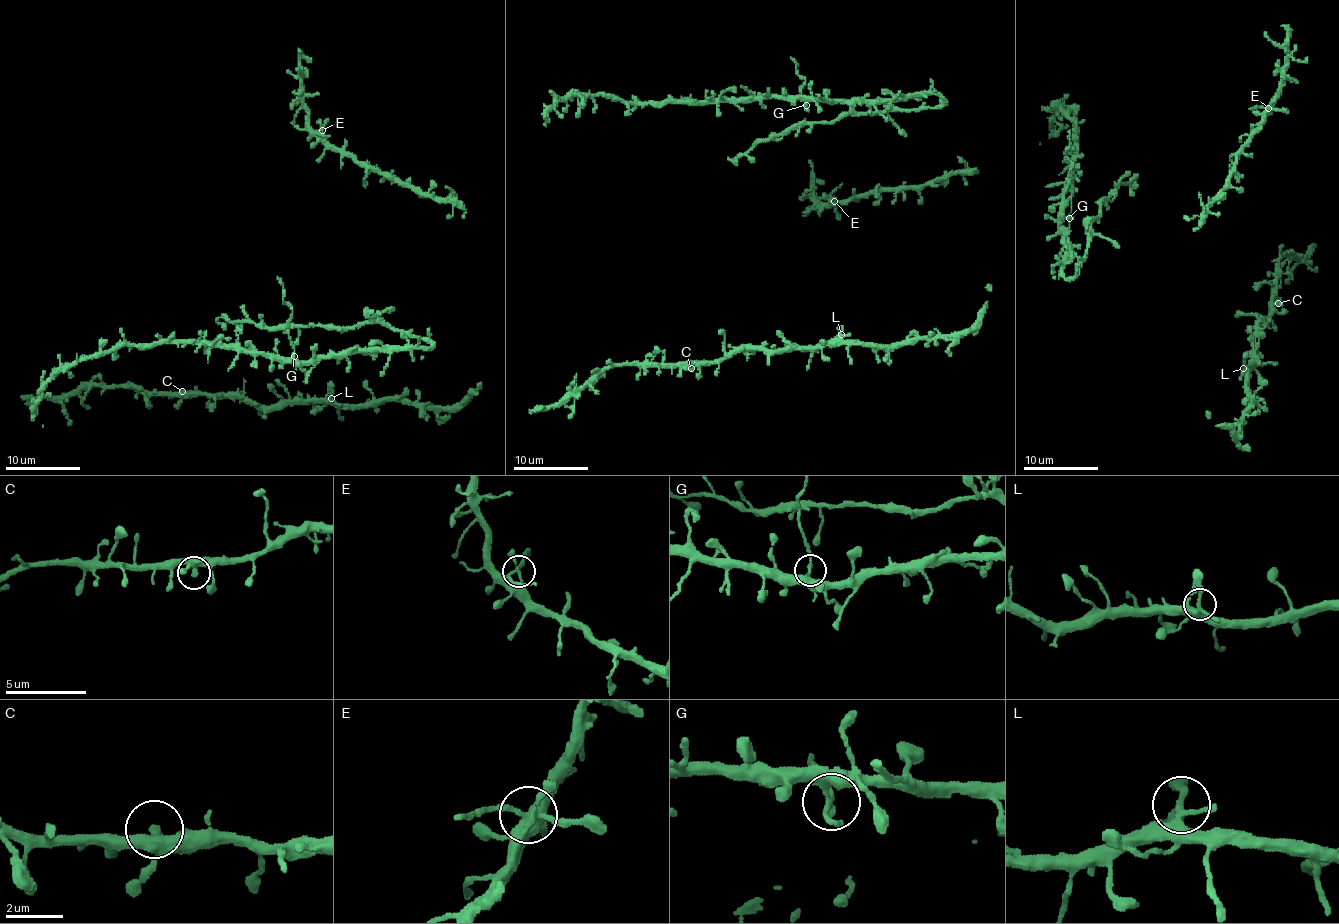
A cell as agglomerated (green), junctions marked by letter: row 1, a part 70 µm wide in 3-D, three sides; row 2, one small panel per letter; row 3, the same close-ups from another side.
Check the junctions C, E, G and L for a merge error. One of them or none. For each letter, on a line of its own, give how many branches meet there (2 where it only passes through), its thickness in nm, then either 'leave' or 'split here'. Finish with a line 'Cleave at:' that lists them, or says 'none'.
C: 3 | 260 nm | leave
E: 3 | 160 nm | leave
G: 3 | 190 nm | split here
L: 3 | 160 nm | leave
Cleave at: G

